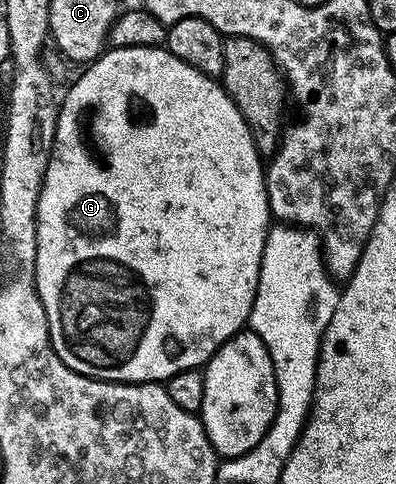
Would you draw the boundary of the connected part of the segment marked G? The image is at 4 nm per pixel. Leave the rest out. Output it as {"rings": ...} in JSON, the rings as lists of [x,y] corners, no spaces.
{"rings":[[[162,46],[162,47],[125,47],[125,48],[117,48],[117,47],[114,47],[114,48],[112,48],[112,49],[109,49],[109,50],[106,50],[106,51],[105,51],[105,52],[104,52],[104,54],[102,54],[102,55],[101,55],[101,56],[100,56],[100,57],[98,57],[98,58],[96,58],[96,59],[94,59],[94,60],[93,60],[93,62],[92,62],[92,63],[90,63],[90,64],[88,64],[88,66],[86,66],[86,67],[85,67],[85,68],[84,68],[84,70],[82,70],[82,71],[85,71],[85,72],[83,72],[83,73],[82,73],[82,75],[81,75],[81,76],[79,76],[79,74],[78,74],[78,75],[77,75],[77,76],[76,76],[76,78],[74,78],[74,79],[73,79],[73,80],[72,80],[72,82],[70,82],[70,83],[69,83],[69,85],[68,85],[68,87],[67,87],[67,90],[66,90],[66,91],[65,91],[65,92],[67,92],[67,93],[66,93],[66,95],[65,95],[65,99],[64,99],[64,95],[63,95],[63,98],[62,98],[62,99],[61,99],[61,100],[60,100],[60,103],[59,103],[59,110],[58,110],[58,112],[57,112],[57,134],[56,134],[56,135],[54,135],[54,137],[53,137],[53,156],[52,156],[52,157],[51,157],[51,158],[49,158],[49,168],[48,168],[48,169],[47,169],[47,173],[46,173],[46,174],[45,174],[45,184],[43,184],[43,185],[42,185],[42,187],[41,187],[41,196],[40,196],[40,197],[39,197],[39,205],[38,205],[38,206],[37,206],[37,292],[38,292],[38,293],[39,293],[39,297],[40,297],[40,298],[41,298],[41,300],[42,300],[42,301],[43,301],[43,309],[44,309],[44,310],[45,310],[45,312],[46,312],[46,313],[47,313],[47,321],[48,321],[48,322],[49,322],[49,343],[50,343],[50,345],[51,345],[51,346],[52,346],[52,347],[53,347],[53,351],[54,351],[54,353],[55,353],[55,354],[57,354],[57,355],[58,355],[58,357],[60,357],[60,359],[61,359],[61,360],[63,360],[63,362],[64,362],[64,363],[65,363],[65,364],[66,364],[66,365],[68,365],[68,367],[70,367],[70,368],[71,368],[71,369],[75,369],[75,373],[79,373],[79,374],[80,374],[80,375],[86,375],[86,377],[87,377],[87,378],[88,378],[88,379],[106,379],[106,380],[107,380],[107,381],[108,381],[108,382],[109,382],[109,383],[161,383],[161,382],[162,382],[162,381],[164,381],[164,380],[167,380],[167,379],[169,379],[169,378],[170,378],[170,377],[171,377],[171,376],[172,376],[172,375],[174,375],[174,374],[175,374],[175,373],[179,373],[179,372],[180,372],[180,371],[182,371],[182,370],[183,370],[183,369],[191,369],[191,368],[192,368],[192,367],[195,367],[195,368],[200,368],[200,367],[201,367],[201,366],[202,366],[202,365],[204,365],[204,364],[206,364],[206,363],[208,363],[208,361],[209,361],[209,359],[210,359],[210,357],[211,357],[211,356],[213,356],[213,354],[214,354],[214,353],[215,353],[215,352],[216,352],[216,351],[218,351],[218,349],[219,349],[219,348],[221,348],[221,346],[222,346],[222,345],[223,345],[223,344],[225,344],[225,343],[226,343],[226,341],[227,341],[227,340],[228,340],[228,339],[229,339],[229,338],[231,338],[231,337],[232,337],[232,336],[233,336],[233,335],[235,335],[235,334],[237,334],[237,332],[238,332],[238,331],[240,331],[240,330],[242,330],[242,328],[244,328],[244,327],[245,327],[245,326],[246,326],[246,324],[248,324],[248,322],[249,322],[249,314],[250,314],[250,313],[251,313],[251,309],[252,309],[252,308],[253,308],[253,302],[254,302],[254,301],[255,301],[255,293],[256,293],[256,292],[257,292],[257,286],[258,286],[258,285],[259,285],[259,273],[260,273],[260,272],[261,272],[261,258],[262,258],[262,257],[263,257],[263,249],[264,249],[264,248],[265,248],[265,233],[266,233],[266,231],[268,231],[268,230],[269,230],[269,228],[270,228],[270,226],[271,226],[271,216],[270,216],[270,214],[269,214],[269,202],[268,202],[268,201],[267,201],[267,189],[266,189],[266,188],[265,188],[265,167],[264,167],[264,166],[263,166],[263,156],[262,156],[262,154],[261,154],[261,152],[260,152],[260,151],[258,151],[258,150],[257,150],[257,146],[256,146],[256,145],[255,145],[255,141],[254,141],[254,140],[253,140],[253,135],[252,135],[252,133],[251,133],[251,132],[249,132],[249,126],[248,126],[248,125],[247,125],[247,121],[246,121],[246,120],[245,120],[245,118],[244,118],[244,117],[243,117],[243,113],[239,113],[239,109],[238,109],[238,108],[237,108],[237,106],[236,106],[236,105],[235,105],[235,101],[234,101],[234,100],[233,100],[233,98],[232,98],[232,97],[230,97],[230,96],[229,96],[229,95],[228,95],[228,93],[227,93],[227,92],[226,92],[226,91],[225,91],[225,89],[224,89],[224,86],[222,86],[222,84],[221,84],[221,83],[220,83],[220,82],[218,82],[218,80],[217,80],[217,79],[216,79],[216,78],[214,78],[214,76],[212,76],[212,75],[204,75],[204,74],[203,74],[203,73],[199,73],[199,69],[195,69],[195,68],[194,68],[194,67],[192,67],[192,66],[191,66],[191,65],[187,65],[187,61],[179,61],[179,57],[175,57],[175,56],[174,56],[174,55],[172,55],[172,53],[171,53],[171,52],[170,52],[170,51],[169,51],[169,50],[166,50],[166,48],[165,48],[165,47],[164,47],[164,46]]]}

